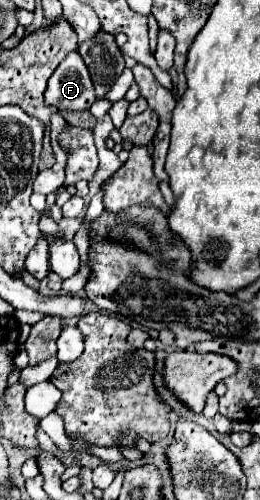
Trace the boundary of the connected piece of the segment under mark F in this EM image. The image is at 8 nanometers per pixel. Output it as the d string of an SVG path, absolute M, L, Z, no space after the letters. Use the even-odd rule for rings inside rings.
M73 51L55 69L45 91L45 105L59 111L89 111L95 103L93 83L83 57Z

